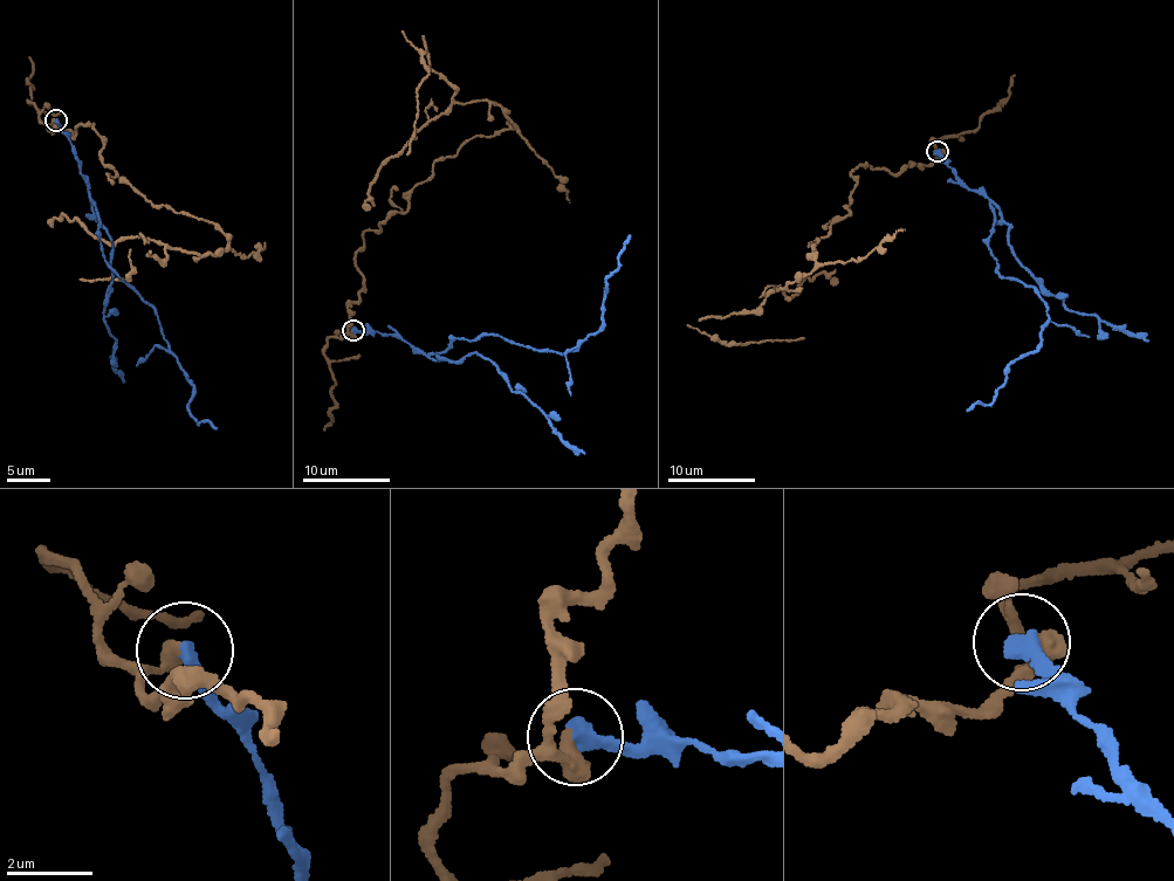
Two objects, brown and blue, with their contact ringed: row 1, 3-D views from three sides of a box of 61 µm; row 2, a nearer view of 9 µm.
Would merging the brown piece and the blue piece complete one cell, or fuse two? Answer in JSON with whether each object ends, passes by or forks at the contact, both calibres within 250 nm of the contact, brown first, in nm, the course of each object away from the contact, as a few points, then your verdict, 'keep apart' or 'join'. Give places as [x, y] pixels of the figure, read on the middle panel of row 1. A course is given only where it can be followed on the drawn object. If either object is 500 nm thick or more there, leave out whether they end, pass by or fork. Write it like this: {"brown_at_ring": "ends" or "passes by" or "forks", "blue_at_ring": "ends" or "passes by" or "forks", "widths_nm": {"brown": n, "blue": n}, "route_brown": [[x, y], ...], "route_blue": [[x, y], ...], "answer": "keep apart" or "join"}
{"brown_at_ring": "ends", "blue_at_ring": "ends", "widths_nm": {"brown": 440, "blue": 360}, "route_brown": [[352, 330], [364, 233], [403, 212], [434, 163], [513, 125], [501, 105], [454, 103], [423, 53], [406, 155]], "route_blue": [[352, 330], [391, 334], [427, 353], [460, 337], [498, 335], [576, 350], [599, 329], [609, 277], [631, 235]], "answer": "keep apart"}

